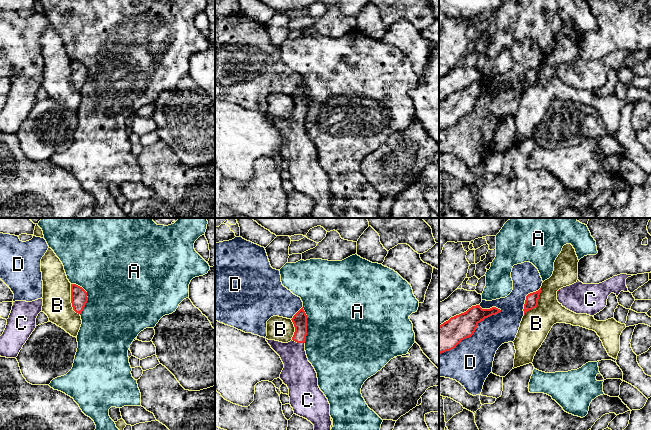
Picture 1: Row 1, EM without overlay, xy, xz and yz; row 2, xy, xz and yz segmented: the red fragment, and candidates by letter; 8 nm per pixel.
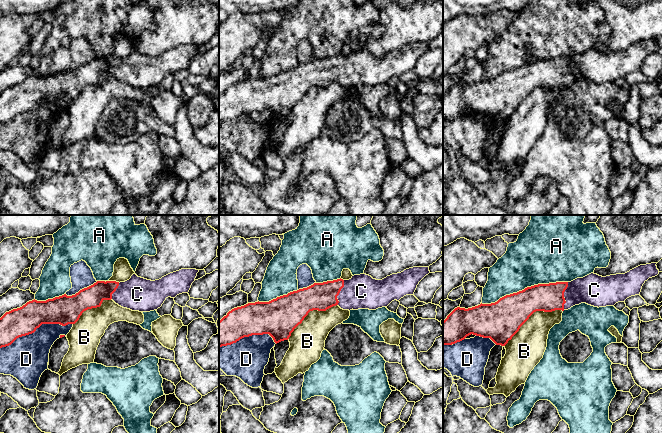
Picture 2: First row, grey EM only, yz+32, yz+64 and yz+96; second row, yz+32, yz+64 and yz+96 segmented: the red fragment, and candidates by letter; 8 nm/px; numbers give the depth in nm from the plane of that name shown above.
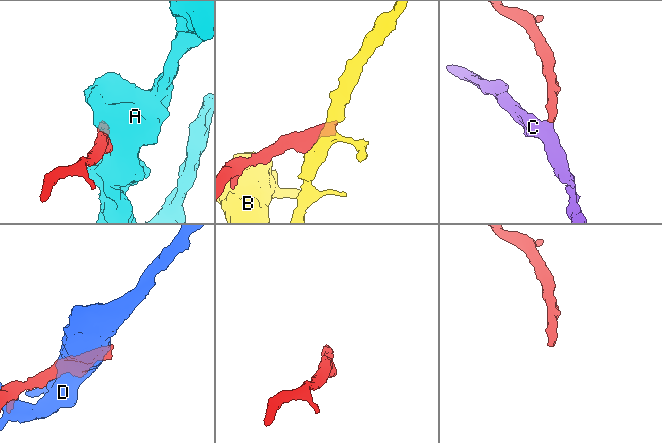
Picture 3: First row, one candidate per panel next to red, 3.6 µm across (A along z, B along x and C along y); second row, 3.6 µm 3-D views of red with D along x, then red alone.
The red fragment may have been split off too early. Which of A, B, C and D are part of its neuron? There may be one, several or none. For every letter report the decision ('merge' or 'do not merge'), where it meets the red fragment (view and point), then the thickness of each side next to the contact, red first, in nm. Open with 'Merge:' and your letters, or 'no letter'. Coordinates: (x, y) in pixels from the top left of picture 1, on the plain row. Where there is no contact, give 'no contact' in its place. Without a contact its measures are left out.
Merge: C
A: do not merge | xy (86, 72) | 130/480 nm
B: do not merge | xy (71, 76) | 130/220 nm
C: merge | xz (298, 118) | 120/260 nm
D: do not merge | yz (472, 110) | 220/360 nm

